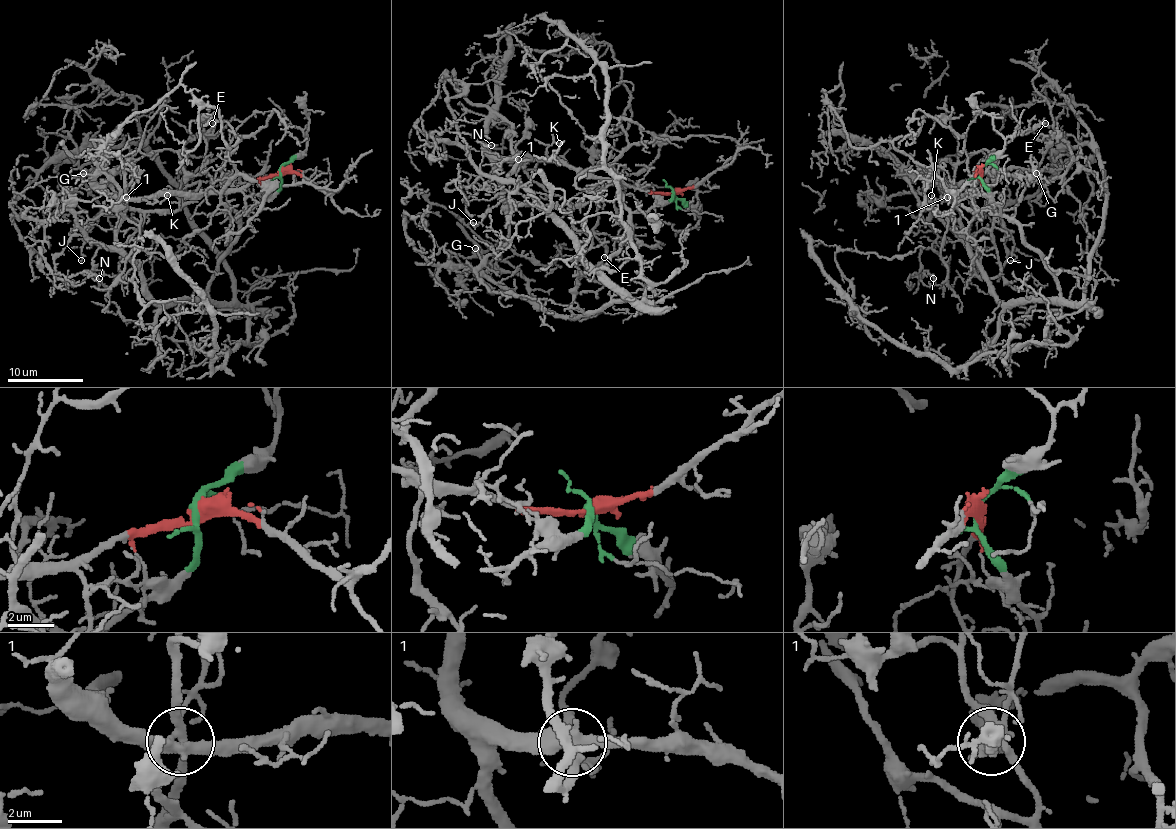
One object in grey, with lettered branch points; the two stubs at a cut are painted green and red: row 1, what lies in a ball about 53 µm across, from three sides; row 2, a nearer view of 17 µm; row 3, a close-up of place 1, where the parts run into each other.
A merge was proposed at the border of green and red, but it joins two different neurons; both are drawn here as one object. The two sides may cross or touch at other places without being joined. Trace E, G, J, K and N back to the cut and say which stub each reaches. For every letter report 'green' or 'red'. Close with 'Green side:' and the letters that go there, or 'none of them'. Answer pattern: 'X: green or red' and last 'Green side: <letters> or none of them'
E: red
G: red
J: red
K: red
N: green
Green side: N

